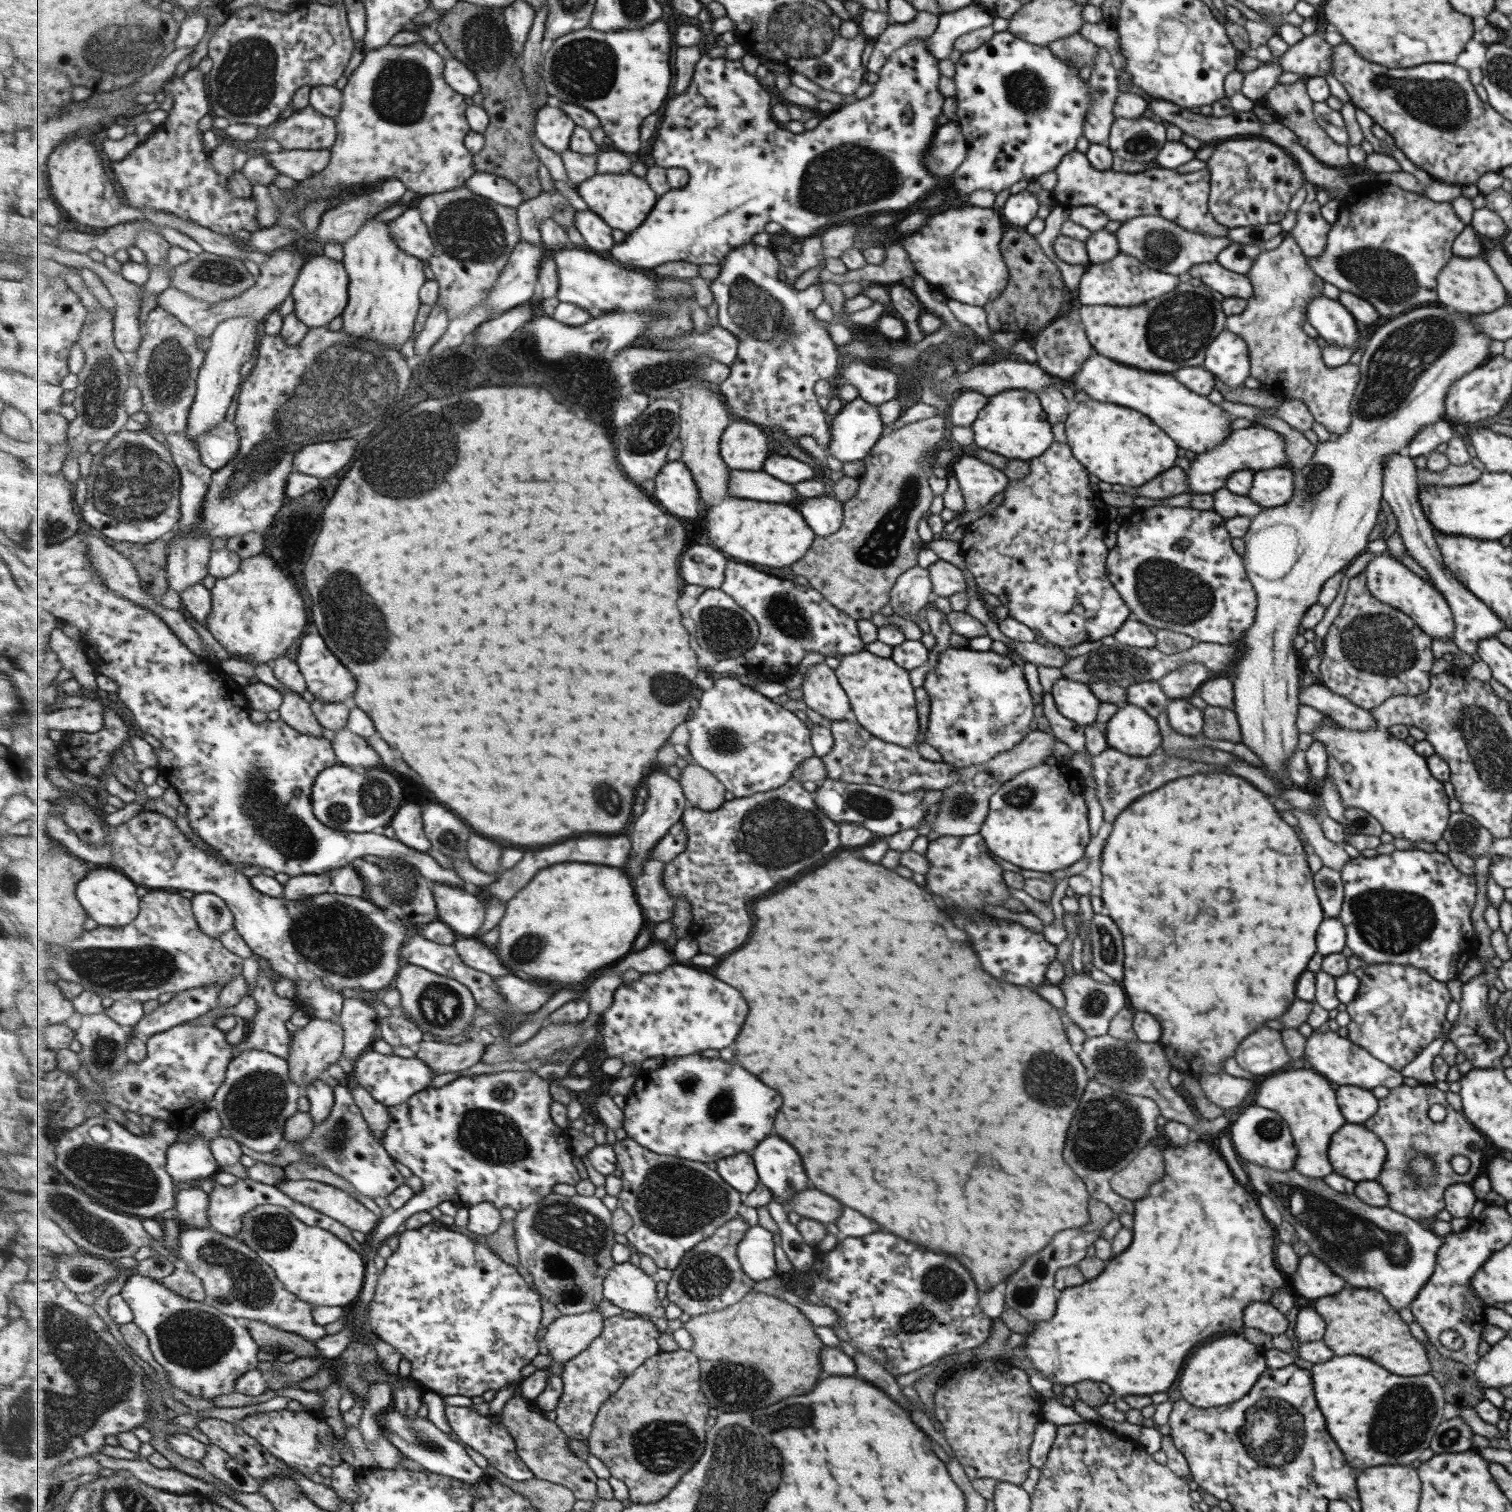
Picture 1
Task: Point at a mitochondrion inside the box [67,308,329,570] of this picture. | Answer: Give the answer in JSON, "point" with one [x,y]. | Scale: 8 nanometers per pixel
{"point":[132,484]}

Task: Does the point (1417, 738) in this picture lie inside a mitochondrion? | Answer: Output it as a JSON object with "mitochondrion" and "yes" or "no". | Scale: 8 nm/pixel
{"mitochondrion":"no"}

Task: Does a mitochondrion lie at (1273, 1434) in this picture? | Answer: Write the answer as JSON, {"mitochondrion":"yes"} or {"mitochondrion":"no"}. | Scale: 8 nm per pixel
{"mitochondrion":"yes"}

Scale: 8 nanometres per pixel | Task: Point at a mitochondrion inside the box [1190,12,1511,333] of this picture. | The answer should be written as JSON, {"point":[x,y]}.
{"point":[1436,100]}

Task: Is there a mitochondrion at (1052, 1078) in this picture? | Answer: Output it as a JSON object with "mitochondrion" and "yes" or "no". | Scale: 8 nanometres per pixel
{"mitochondrion":"yes"}

